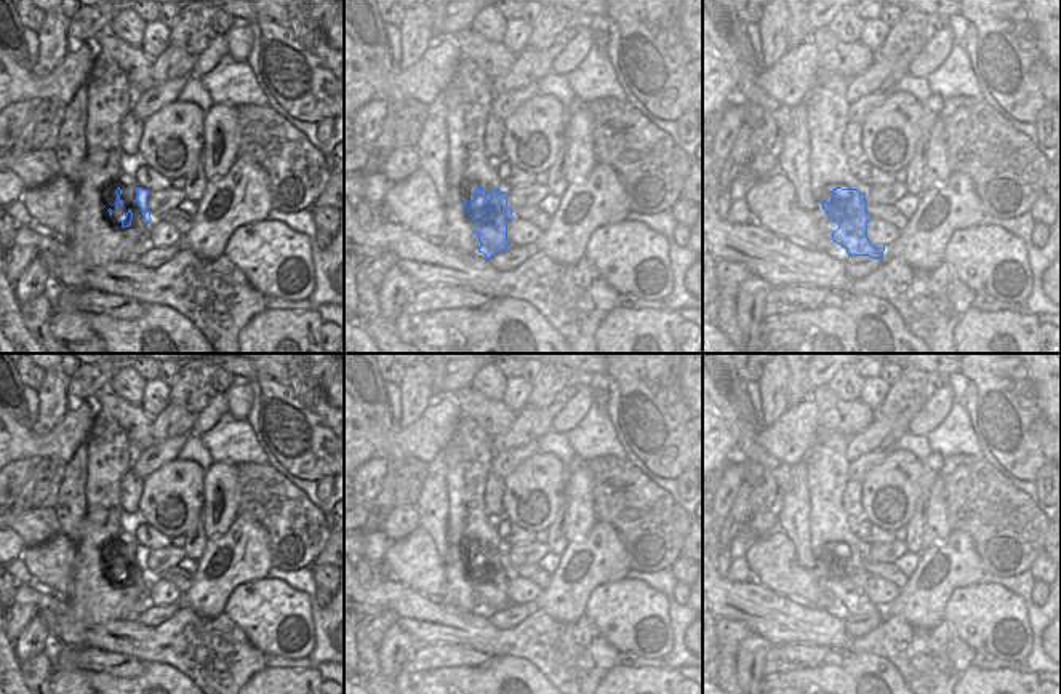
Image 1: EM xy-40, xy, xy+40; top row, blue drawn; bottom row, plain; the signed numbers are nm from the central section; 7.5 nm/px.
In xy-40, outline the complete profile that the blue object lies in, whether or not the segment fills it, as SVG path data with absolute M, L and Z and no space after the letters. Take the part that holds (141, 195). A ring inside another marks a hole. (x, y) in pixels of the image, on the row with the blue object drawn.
M122 174L120 179L112 179L107 185L102 187L101 197L107 198L109 192L117 193L115 208L120 209L123 206L123 200L120 195L123 193L130 203L138 203L141 206L141 213L146 222L150 222L150 213L147 209L147 193L149 190L141 189L134 176Z

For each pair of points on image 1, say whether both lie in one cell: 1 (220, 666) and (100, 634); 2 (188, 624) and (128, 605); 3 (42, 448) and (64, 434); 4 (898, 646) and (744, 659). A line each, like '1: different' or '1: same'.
1: same
2: different
3: same
4: different

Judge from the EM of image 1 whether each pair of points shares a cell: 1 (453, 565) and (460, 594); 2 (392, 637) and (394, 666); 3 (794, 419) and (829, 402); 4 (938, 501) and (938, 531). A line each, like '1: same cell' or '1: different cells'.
1: same cell
2: same cell
3: different cells
4: same cell

